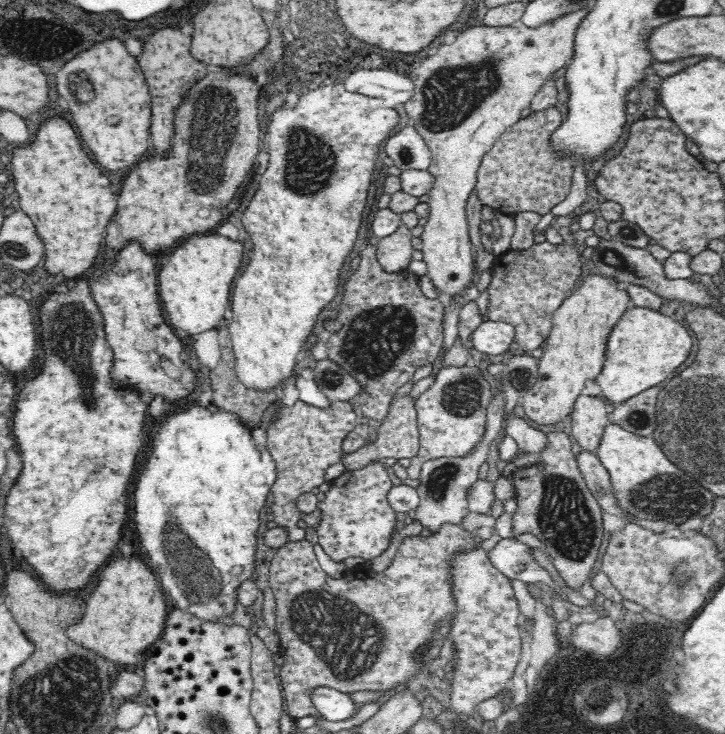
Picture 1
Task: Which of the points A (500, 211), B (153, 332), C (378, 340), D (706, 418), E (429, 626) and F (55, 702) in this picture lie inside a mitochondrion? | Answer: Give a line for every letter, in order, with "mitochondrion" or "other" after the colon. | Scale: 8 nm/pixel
A: other
B: other
C: mitochondrion
D: mitochondrion
E: mitochondrion
F: mitochondrion

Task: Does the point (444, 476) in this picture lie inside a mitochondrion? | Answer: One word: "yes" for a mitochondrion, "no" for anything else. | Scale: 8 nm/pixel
yes

